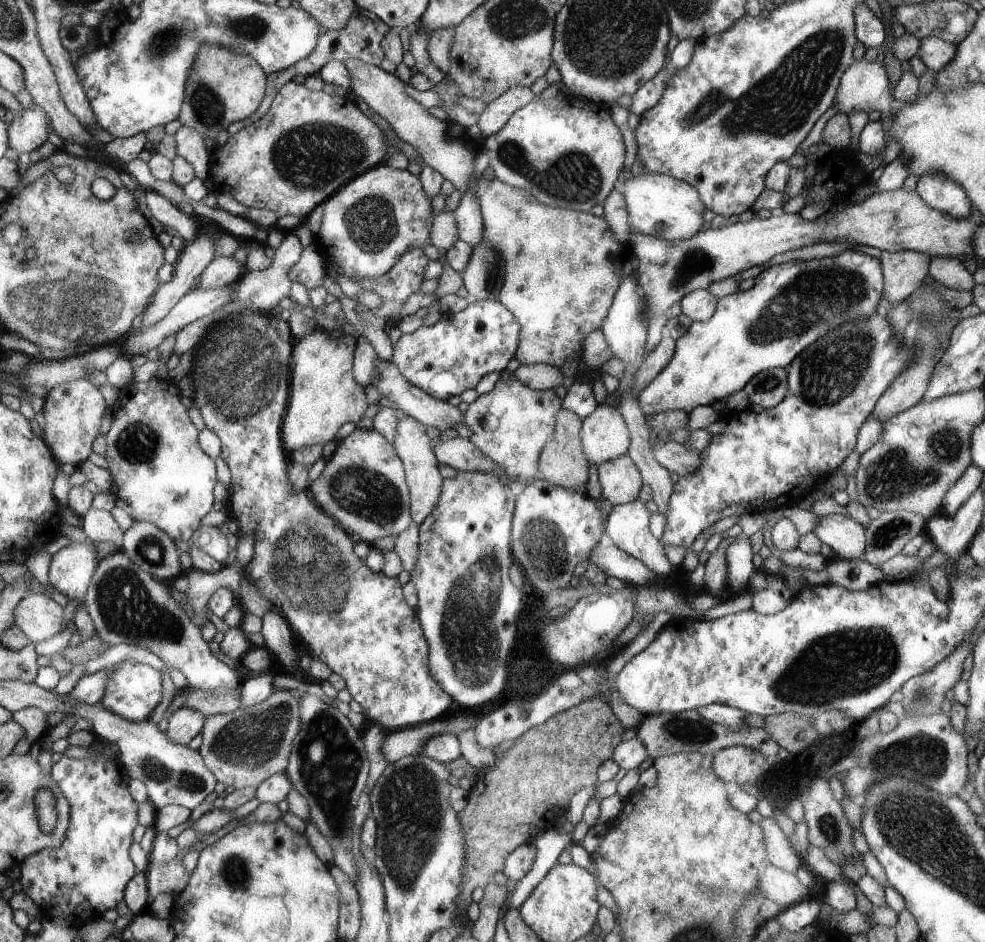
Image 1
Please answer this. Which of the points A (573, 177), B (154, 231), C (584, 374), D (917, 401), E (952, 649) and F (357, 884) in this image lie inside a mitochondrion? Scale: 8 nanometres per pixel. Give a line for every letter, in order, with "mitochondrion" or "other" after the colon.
A: mitochondrion
B: other
C: other
D: other
E: other
F: other

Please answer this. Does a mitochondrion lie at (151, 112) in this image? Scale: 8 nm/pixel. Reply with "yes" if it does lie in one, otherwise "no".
no

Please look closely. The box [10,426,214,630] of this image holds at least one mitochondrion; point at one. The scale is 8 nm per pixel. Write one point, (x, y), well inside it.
(151, 550)

